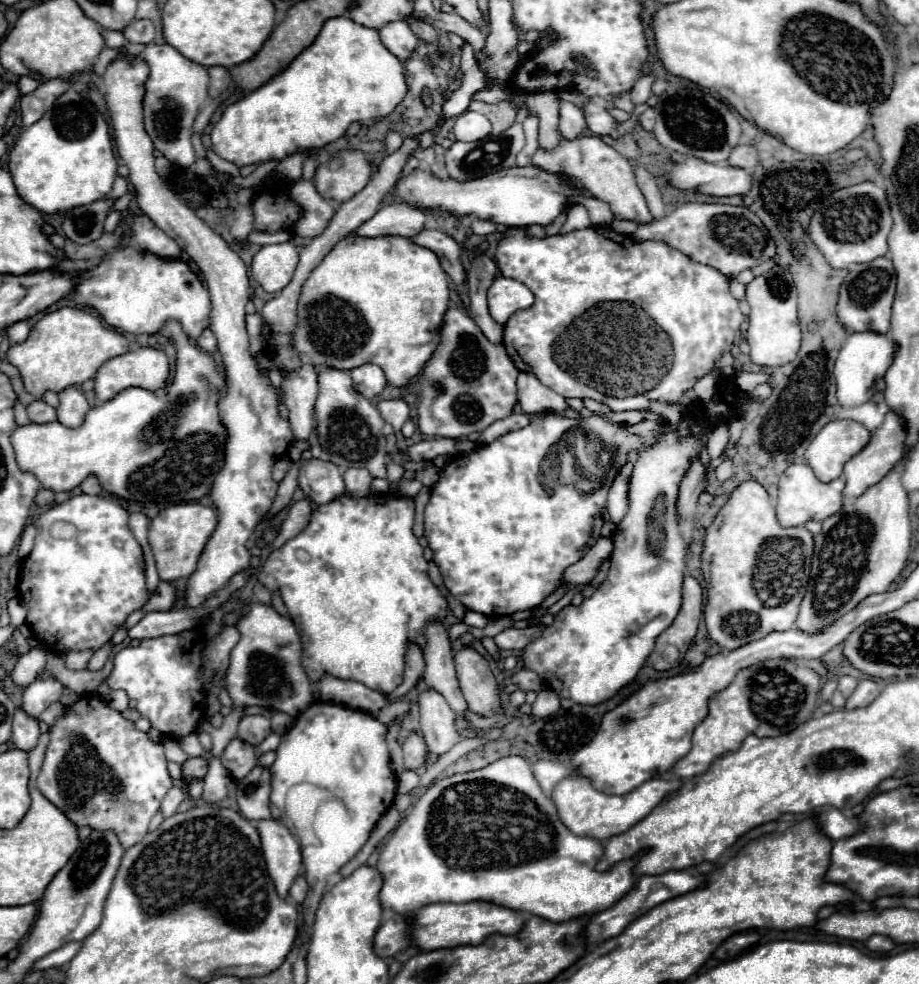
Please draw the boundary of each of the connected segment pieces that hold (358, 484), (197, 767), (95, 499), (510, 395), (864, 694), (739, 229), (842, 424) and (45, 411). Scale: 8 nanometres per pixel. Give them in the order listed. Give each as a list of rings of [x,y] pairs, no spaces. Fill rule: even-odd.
[[[348,468],[344,472],[344,482],[346,482],[346,494],[354,498],[362,498],[370,494],[370,484],[372,476],[368,470],[362,468]]]
[[[188,758],[182,764],[182,780],[186,784],[190,784],[192,778],[204,778],[206,770],[208,770],[208,764],[204,758]]]
[[[72,496],[62,504],[54,504],[38,520],[38,536],[30,556],[24,560],[18,580],[18,592],[22,606],[28,610],[26,622],[30,624],[34,636],[52,646],[56,652],[70,650],[98,650],[104,646],[114,630],[124,624],[128,614],[140,610],[146,602],[146,580],[144,580],[144,556],[134,534],[128,528],[128,512],[112,498],[102,496]],[[66,524],[76,528],[76,536],[66,538]]]
[[[450,308],[444,316],[442,326],[442,342],[430,362],[424,366],[420,376],[422,396],[418,400],[418,428],[426,436],[442,436],[442,438],[462,438],[472,432],[482,432],[492,422],[506,418],[512,414],[516,406],[516,376],[518,368],[508,358],[502,344],[492,344],[478,324],[458,308]]]
[[[862,680],[858,684],[858,688],[854,690],[854,694],[848,698],[846,708],[852,710],[852,708],[868,706],[870,702],[874,702],[874,698],[880,694],[880,690],[882,690],[882,684],[880,682],[876,682],[876,680]]]
[[[684,202],[660,220],[638,224],[638,230],[632,238],[666,242],[668,246],[684,252],[694,262],[712,266],[730,278],[738,276],[746,268],[754,268],[760,262],[770,260],[776,254],[776,246],[768,230],[746,206]]]
[[[856,420],[828,422],[806,450],[806,462],[822,482],[842,476],[844,464],[870,442],[870,430]]]
[[[34,400],[26,406],[26,412],[28,412],[28,418],[36,424],[46,424],[46,422],[54,422],[56,420],[56,410],[52,406],[48,406],[46,402],[42,400]]]

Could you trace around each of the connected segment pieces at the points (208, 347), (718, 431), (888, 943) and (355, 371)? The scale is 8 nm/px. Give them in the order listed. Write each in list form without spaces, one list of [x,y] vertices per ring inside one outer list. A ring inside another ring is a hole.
[[[206,328],[200,336],[198,336],[198,346],[202,348],[202,350],[206,350],[206,352],[216,352],[216,336],[214,336],[214,332],[210,330],[210,328]]]
[[[720,422],[718,426],[712,428],[710,438],[708,438],[708,454],[710,458],[718,458],[722,454],[722,450],[728,444],[728,424]]]
[[[870,936],[866,940],[866,948],[870,952],[876,952],[876,954],[884,954],[884,952],[890,952],[894,948],[894,942],[886,936]]]
[[[364,364],[350,370],[354,388],[368,400],[376,398],[386,388],[386,376],[376,364]]]

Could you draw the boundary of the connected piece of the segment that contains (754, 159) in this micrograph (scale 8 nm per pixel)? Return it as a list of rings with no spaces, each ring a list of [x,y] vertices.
[[[736,146],[730,152],[730,158],[726,160],[730,166],[738,166],[738,168],[754,168],[758,164],[758,150],[754,146]]]

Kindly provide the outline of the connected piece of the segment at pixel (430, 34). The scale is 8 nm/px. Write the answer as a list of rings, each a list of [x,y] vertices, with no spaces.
[[[414,20],[410,26],[412,26],[412,32],[414,32],[420,40],[424,40],[424,42],[438,42],[438,30],[432,28],[430,24],[426,24],[426,22],[422,22],[422,20]]]

